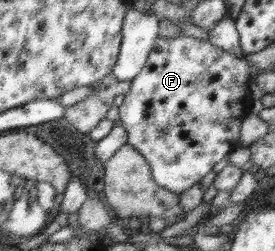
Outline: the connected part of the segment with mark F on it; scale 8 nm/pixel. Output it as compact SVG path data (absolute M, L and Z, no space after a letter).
M159 36L155 40L141 72L129 81L129 92L124 94L124 101L119 107L119 122L127 131L126 143L147 159L153 181L181 195L240 146L241 125L253 101L249 91L252 75L254 71L247 60L208 41L193 36L179 36L171 40Z

